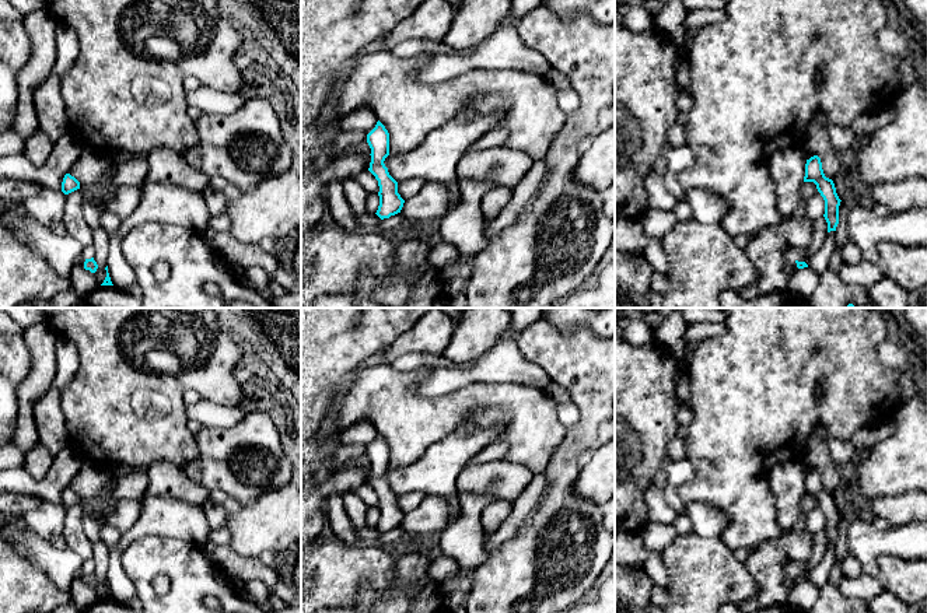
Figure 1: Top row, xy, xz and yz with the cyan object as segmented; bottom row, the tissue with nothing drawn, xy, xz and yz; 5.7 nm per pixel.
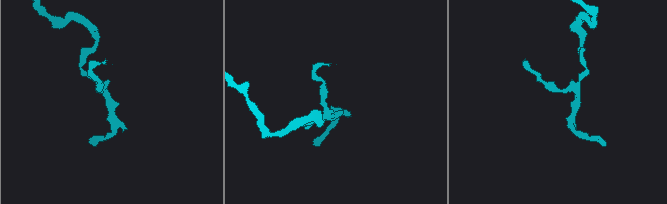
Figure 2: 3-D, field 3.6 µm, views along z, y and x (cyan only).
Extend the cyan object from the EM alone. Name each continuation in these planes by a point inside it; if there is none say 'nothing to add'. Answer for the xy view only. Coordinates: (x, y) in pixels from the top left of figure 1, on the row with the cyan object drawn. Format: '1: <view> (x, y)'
nothing to add

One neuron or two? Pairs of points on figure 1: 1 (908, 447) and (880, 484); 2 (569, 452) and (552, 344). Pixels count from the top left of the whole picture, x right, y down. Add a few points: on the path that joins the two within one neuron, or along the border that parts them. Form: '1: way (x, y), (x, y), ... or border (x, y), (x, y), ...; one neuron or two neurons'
1: way (906, 456), (888, 475); one neuron
2: way (587, 426), (587, 379), (579, 371); one neuron

